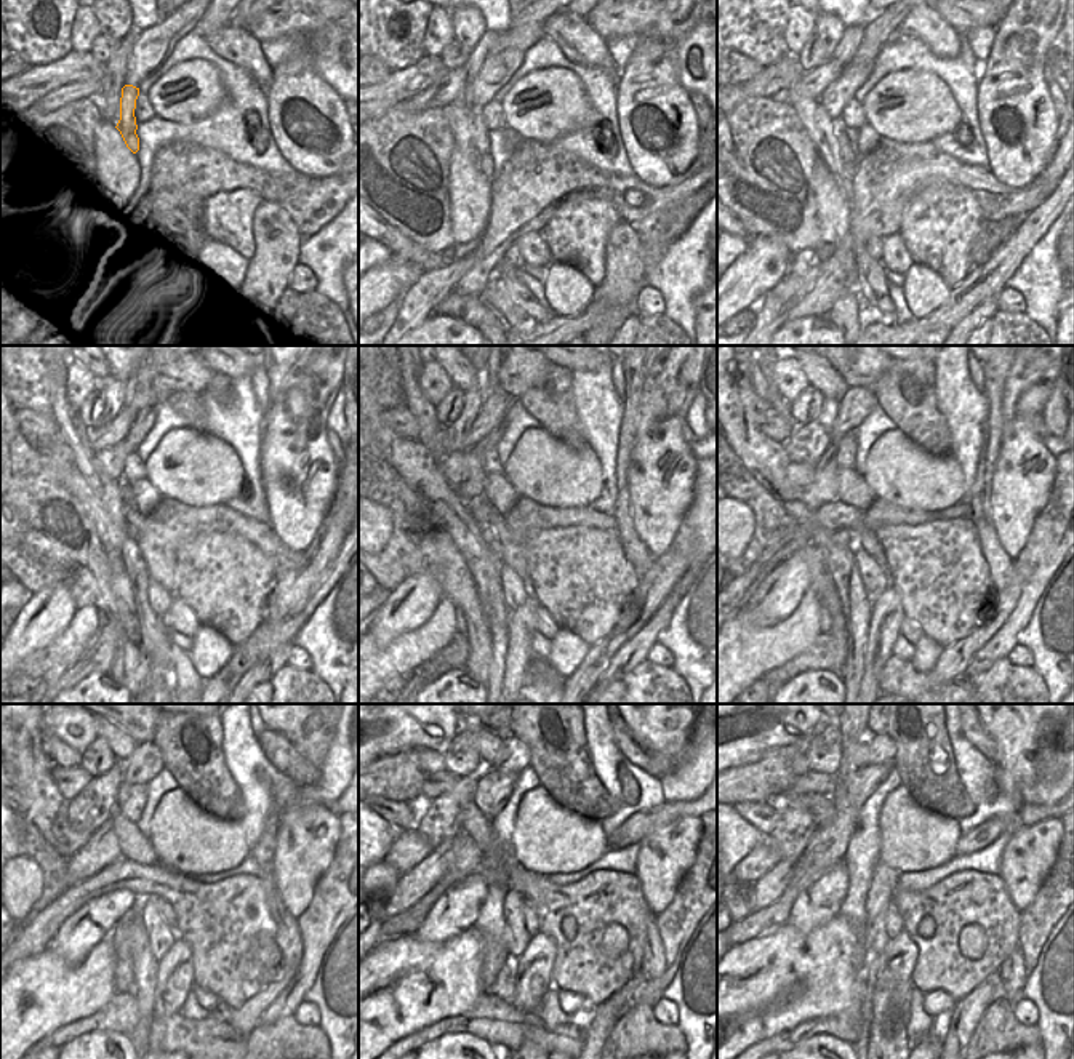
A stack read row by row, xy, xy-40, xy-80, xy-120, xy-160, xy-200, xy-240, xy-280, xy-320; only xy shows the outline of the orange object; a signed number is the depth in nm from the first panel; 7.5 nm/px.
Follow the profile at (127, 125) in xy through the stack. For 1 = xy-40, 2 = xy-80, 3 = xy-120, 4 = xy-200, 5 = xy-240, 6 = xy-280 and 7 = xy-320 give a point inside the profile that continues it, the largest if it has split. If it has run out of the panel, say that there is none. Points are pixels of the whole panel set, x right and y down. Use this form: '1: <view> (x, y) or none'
1: xy-40 (480, 131)
2: xy-80 (849, 154)
3: xy-120 (132, 514)
4: xy-200 (866, 538)
5: xy-240 (165, 909)
6: xy-280 (530, 915)
7: xy-320 (893, 923)

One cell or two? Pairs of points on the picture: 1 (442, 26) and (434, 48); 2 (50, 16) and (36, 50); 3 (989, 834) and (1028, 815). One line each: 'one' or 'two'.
1: one
2: one
3: one

